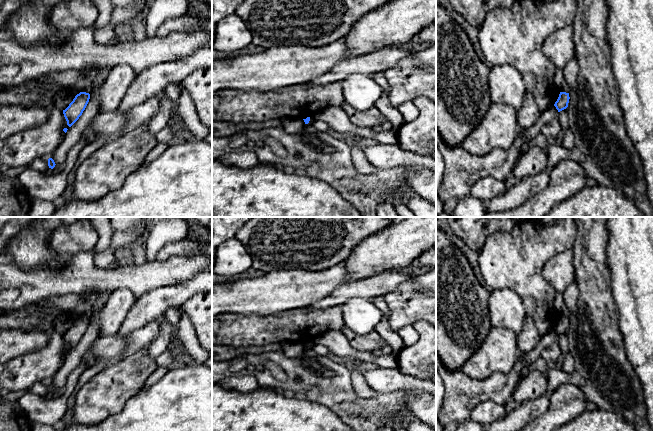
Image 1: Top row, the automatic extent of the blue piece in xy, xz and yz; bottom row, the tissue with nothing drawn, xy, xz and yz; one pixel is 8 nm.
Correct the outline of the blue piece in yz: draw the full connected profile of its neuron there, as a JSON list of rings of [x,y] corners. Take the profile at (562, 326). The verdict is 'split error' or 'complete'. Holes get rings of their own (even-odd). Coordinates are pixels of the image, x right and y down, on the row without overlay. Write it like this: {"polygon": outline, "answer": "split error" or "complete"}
{"polygon": [[[560,316],[559,321],[554,328],[554,330],[556,331],[558,336],[560,336],[568,331],[569,323],[570,323],[569,317]]], "answer": "complete"}

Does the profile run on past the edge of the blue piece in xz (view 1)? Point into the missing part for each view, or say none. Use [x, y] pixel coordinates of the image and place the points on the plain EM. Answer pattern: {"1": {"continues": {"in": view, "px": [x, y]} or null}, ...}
{"1": {"continues": null}}

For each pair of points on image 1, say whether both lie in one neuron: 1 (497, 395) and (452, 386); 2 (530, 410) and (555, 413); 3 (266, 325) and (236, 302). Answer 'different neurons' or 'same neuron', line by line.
1: same neuron
2: different neurons
3: different neurons

